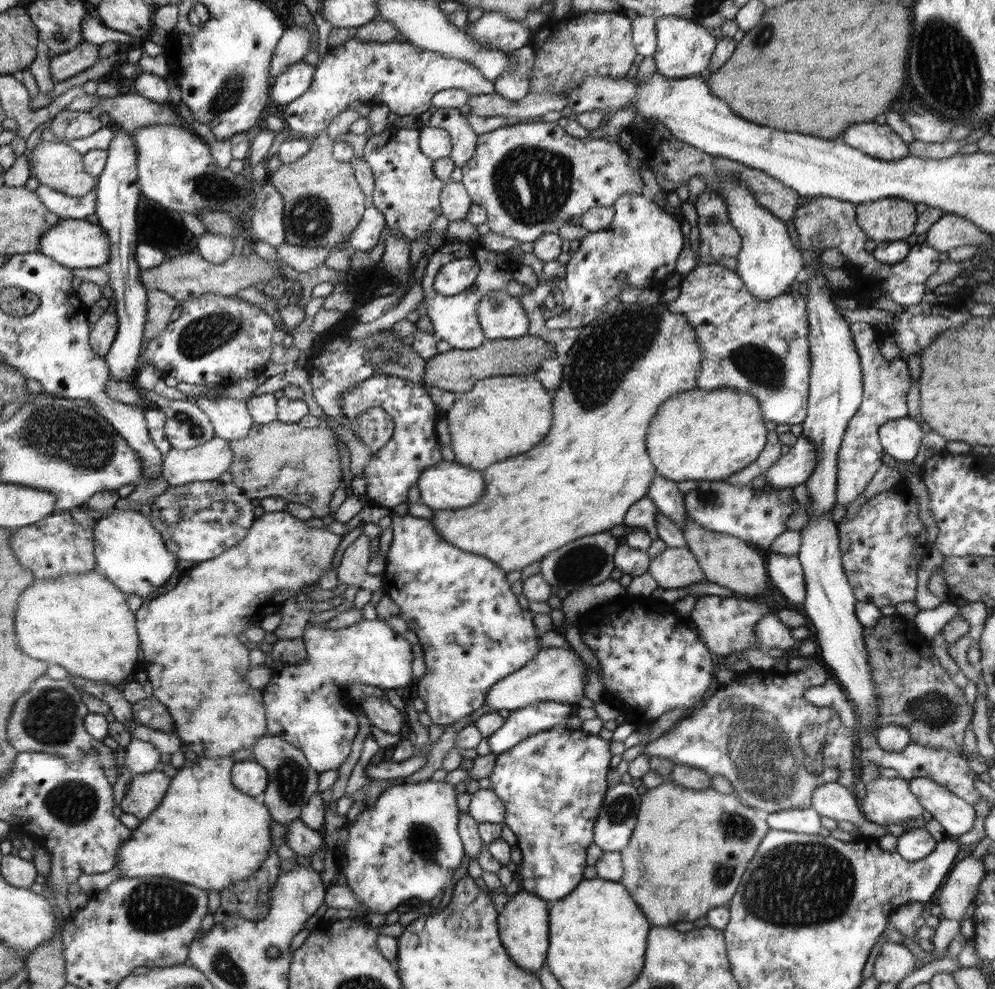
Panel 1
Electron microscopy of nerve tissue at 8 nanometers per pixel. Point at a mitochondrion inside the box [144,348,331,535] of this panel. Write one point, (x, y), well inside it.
(183, 420)

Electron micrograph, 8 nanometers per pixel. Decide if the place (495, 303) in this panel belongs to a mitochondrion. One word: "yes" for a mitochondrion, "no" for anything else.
yes

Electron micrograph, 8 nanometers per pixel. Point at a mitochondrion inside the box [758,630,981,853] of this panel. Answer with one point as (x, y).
(935, 710)

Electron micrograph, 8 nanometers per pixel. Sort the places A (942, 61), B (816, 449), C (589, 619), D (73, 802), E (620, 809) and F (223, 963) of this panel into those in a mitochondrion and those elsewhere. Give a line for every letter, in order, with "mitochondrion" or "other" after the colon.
A: mitochondrion
B: other
C: other
D: mitochondrion
E: mitochondrion
F: mitochondrion

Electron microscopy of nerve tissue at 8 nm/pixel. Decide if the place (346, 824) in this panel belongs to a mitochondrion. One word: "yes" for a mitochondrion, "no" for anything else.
no

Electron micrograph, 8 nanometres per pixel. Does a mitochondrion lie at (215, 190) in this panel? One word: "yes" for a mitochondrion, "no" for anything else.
yes

